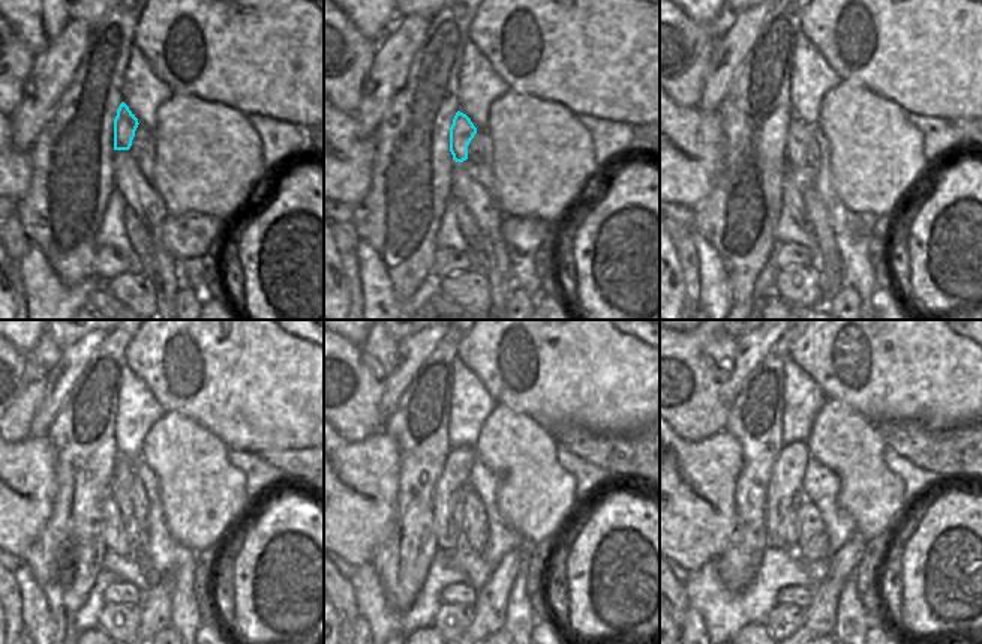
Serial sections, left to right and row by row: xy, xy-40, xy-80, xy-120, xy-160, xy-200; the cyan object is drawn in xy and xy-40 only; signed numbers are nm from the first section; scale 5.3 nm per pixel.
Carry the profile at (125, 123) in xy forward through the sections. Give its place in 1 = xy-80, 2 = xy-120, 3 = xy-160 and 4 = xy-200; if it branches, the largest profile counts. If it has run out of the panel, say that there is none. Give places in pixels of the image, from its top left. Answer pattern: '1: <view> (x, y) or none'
1: xy-80 (799, 134)
2: xy-120 (120, 490)
3: xy-160 (458, 515)
4: xy-200 (790, 526)

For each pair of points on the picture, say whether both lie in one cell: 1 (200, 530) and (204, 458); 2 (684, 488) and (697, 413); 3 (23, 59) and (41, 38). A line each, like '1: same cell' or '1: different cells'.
1: same cell
2: different cells
3: different cells

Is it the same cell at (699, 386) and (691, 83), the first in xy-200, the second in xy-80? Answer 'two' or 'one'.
one

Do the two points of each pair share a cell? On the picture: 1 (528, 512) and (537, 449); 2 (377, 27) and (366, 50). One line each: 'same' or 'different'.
1: same
2: different

